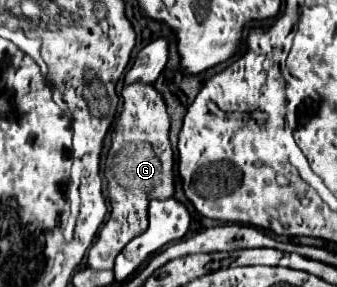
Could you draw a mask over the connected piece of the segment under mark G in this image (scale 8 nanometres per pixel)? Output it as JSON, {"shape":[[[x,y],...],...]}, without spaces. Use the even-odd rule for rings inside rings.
{"shape":[[[131,84],[125,86],[123,92],[123,110],[115,122],[115,130],[111,134],[111,148],[105,160],[105,178],[107,178],[107,196],[111,204],[109,220],[103,224],[97,242],[89,248],[89,266],[95,270],[111,270],[115,256],[123,250],[123,246],[141,234],[147,228],[147,206],[151,196],[173,196],[173,152],[169,144],[169,114],[161,94],[151,84]]]}

